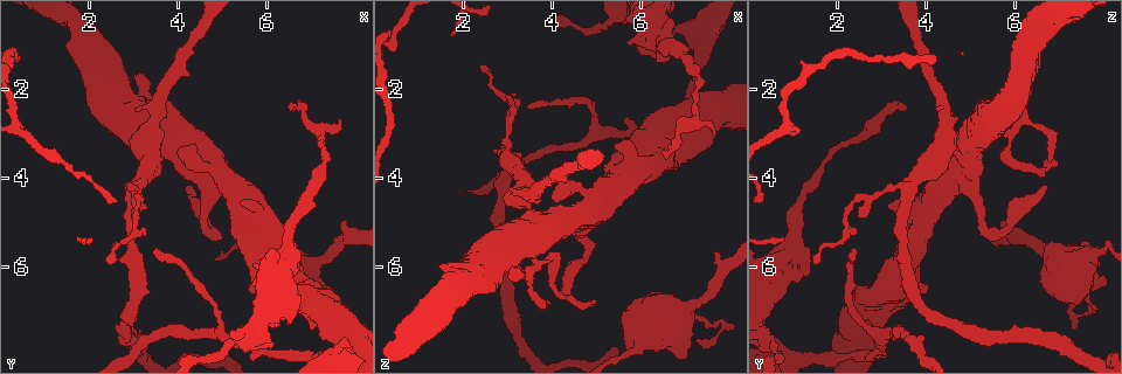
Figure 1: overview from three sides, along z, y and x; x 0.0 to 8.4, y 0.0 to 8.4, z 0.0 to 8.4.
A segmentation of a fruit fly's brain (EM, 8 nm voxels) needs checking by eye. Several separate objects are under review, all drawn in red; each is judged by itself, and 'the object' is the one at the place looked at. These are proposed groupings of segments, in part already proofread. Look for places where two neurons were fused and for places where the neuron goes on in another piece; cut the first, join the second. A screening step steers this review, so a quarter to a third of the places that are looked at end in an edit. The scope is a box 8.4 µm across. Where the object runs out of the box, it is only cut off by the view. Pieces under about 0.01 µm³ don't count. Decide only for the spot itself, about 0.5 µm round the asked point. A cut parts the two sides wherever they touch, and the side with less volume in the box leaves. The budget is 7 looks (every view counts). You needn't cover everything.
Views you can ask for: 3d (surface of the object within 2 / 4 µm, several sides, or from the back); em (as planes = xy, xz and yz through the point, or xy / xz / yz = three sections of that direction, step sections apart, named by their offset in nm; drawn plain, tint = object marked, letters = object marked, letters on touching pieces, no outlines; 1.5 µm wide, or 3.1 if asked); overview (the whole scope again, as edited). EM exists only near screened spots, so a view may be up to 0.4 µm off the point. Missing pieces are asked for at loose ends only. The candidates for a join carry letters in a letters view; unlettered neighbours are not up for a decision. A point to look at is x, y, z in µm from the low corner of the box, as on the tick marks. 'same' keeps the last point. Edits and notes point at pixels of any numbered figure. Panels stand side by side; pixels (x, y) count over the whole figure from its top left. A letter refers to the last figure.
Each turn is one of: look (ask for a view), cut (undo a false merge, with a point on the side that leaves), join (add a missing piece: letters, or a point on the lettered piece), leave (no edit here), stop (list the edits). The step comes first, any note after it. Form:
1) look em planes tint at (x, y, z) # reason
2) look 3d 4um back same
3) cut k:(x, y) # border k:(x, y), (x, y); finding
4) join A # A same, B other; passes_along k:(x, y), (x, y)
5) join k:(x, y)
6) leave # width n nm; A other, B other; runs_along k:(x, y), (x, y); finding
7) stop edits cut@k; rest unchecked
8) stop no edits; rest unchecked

look em planes letters at (7.00, 6.00, 6.90)

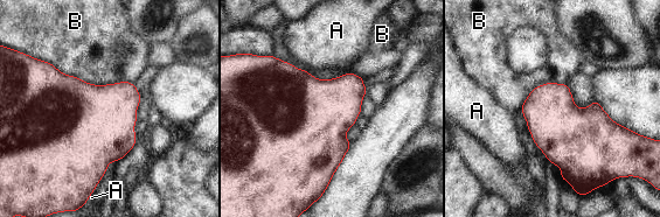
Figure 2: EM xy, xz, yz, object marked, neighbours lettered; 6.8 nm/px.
leave # longest_contact B 600 nm; A other, B other; border 2:(48, 62), (88, 83), (131, 83); continuous, no second neuron

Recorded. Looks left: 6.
look em planes plain at (2.90, 4.25, 3.60) # thick turns thin

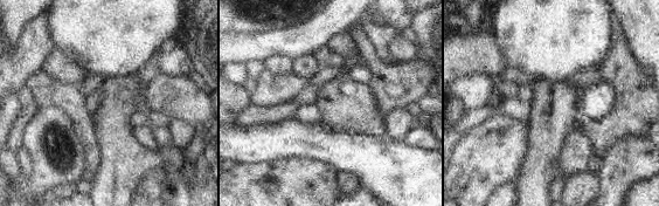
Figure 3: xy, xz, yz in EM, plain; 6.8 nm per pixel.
look em planes letters same

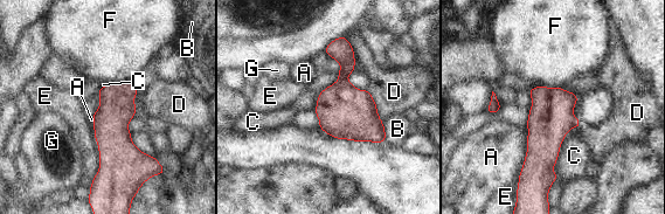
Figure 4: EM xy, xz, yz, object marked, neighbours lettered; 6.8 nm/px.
leave # width 240 nm; A other, B other, C other, D other, E other, F other, G other; border 4:(577, 126), (565, 136), (555, 164); all the same neuron

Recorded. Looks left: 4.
look em xy step 8 letters at (5.15, 7.85, 0.60) # thick turns thin

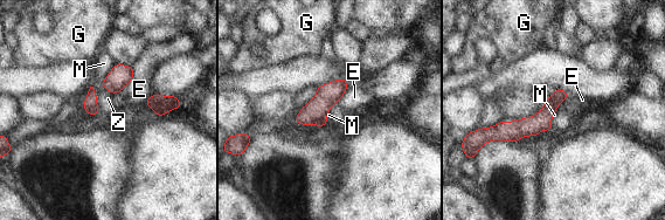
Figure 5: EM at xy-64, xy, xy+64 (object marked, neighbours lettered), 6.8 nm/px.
leave # E other, G other, M other, Z other; runs_along 5:(563, 95), (533, 125), (486, 131); one neuron here

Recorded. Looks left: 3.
stop no edits; rest unchecked

